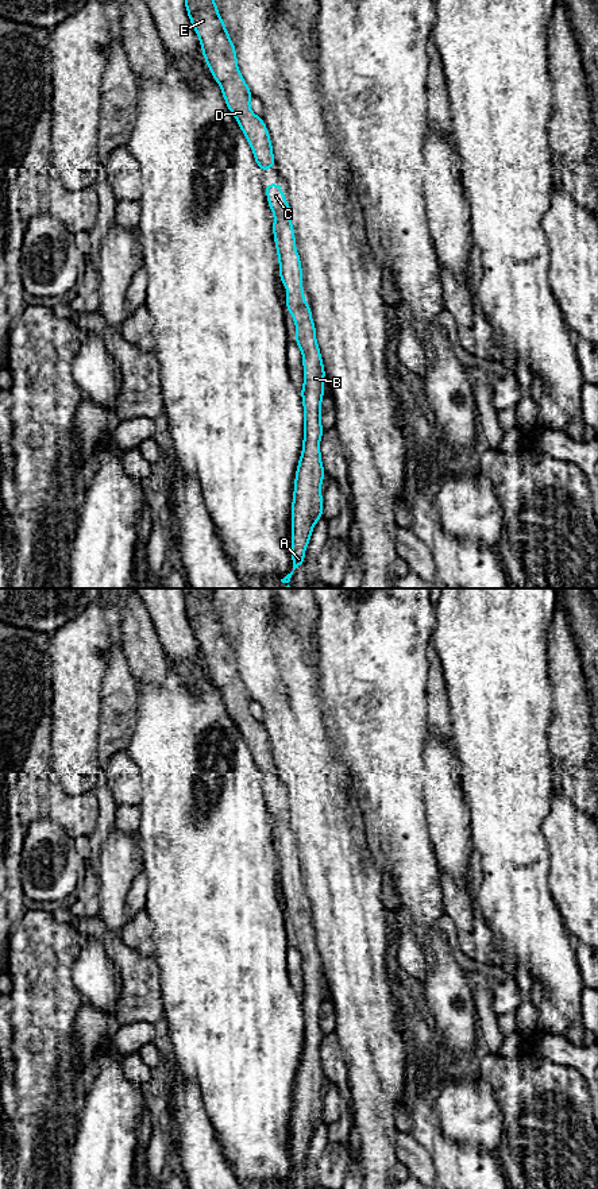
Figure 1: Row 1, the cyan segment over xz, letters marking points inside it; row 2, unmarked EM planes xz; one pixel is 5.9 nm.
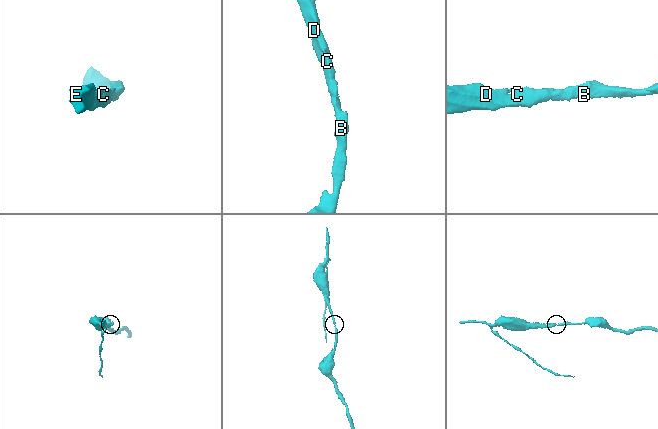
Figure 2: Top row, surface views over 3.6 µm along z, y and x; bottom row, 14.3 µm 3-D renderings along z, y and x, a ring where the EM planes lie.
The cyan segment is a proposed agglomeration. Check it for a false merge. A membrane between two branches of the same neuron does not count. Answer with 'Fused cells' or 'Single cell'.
Single cell

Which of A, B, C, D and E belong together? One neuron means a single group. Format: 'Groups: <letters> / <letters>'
Groups: A B C D E

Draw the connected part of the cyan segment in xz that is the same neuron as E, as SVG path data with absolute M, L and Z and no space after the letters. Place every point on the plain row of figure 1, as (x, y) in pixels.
M182 588L189 625L200 644L204 664L221 692L262 776L275 769L271 744L262 722L250 713L252 698L238 672L236 655L212 601L213 588Z

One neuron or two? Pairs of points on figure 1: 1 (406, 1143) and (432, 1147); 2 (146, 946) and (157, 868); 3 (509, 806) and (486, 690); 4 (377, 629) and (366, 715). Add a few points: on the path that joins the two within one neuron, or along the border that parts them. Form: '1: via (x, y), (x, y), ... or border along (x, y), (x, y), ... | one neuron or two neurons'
1: border along (411, 1135), (429, 1158), (435, 1174) | two neurons
2: border along (143, 908), (153, 923), (154, 949) | two neurons
3: via (506, 778), (506, 764), (500, 737), (500, 718) | one neuron
4: via (374, 651), (374, 694) | one neuron

